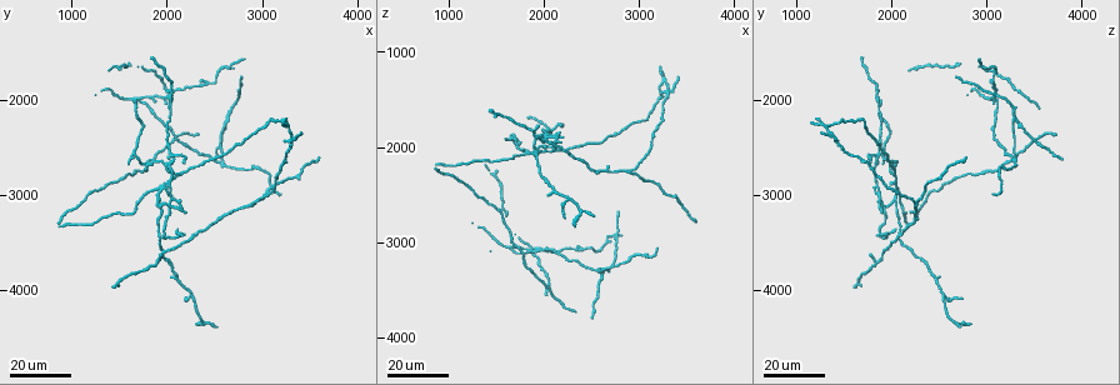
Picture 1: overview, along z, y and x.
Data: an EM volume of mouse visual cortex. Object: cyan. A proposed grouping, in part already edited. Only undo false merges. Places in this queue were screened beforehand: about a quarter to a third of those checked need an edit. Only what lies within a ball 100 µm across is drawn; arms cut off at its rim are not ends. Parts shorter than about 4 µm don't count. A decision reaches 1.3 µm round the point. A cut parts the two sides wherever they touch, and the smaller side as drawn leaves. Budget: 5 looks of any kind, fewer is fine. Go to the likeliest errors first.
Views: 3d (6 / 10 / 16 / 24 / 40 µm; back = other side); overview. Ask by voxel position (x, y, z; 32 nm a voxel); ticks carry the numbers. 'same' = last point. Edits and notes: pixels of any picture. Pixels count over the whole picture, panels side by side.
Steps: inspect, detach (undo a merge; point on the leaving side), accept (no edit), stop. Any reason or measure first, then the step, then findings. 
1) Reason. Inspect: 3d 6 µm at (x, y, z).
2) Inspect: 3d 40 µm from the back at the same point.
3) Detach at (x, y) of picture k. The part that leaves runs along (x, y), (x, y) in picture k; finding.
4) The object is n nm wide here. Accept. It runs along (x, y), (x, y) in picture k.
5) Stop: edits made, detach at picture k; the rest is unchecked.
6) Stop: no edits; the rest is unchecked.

Three-way junction. Inspect: 3d 24 µm at (2860, 3140, 2260).

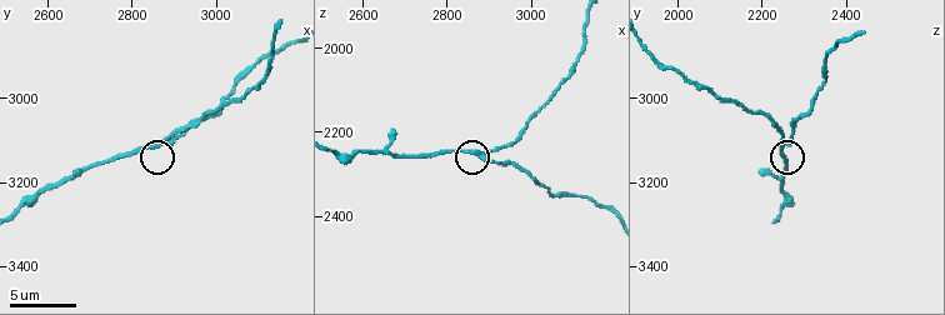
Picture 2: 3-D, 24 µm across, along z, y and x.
Inspect: 3d 10 µm at (2880, 3110, 2265).

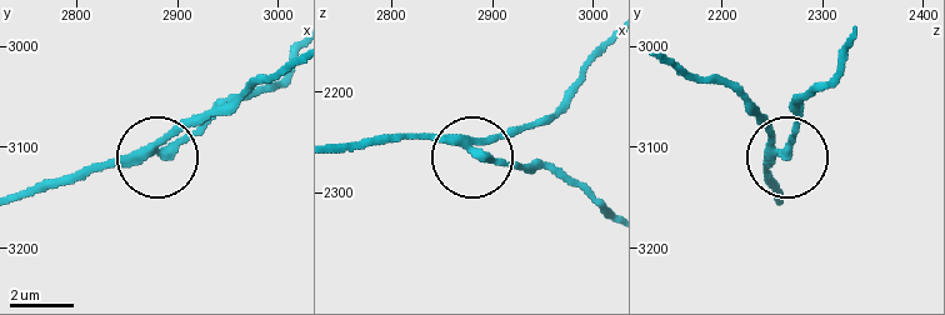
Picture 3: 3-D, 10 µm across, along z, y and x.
The side arm is 37 µm long. Accept. It runs along (293, 59), (228, 108), (188, 120), (158, 153), (225, 99) in picture 3; one cell here.

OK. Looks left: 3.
Four-way junction. Inspect: 3d 16 µm at (3320, 2420, 1420).

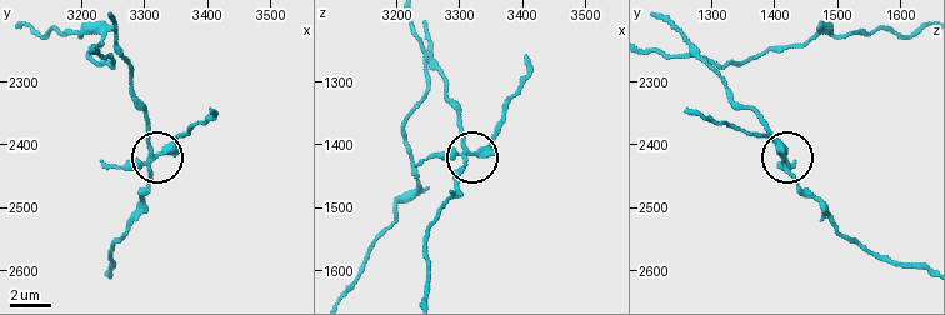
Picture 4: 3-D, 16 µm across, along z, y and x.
Inspect: 3d 10 µm at (3330, 2415, 1415).

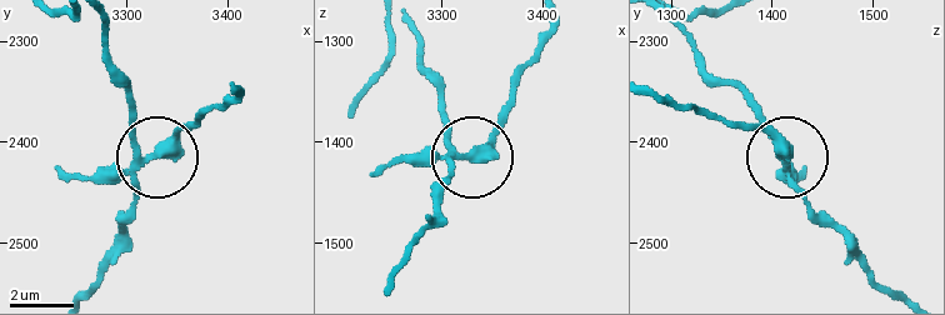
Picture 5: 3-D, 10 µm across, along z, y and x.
The side arm is 7 µm long; 4 arms meet here. Detach at (175, 141) of picture 5. Two cells meet here.

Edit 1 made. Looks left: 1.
Stop: edits made, detach at picture 5; the rest is unchecked.

